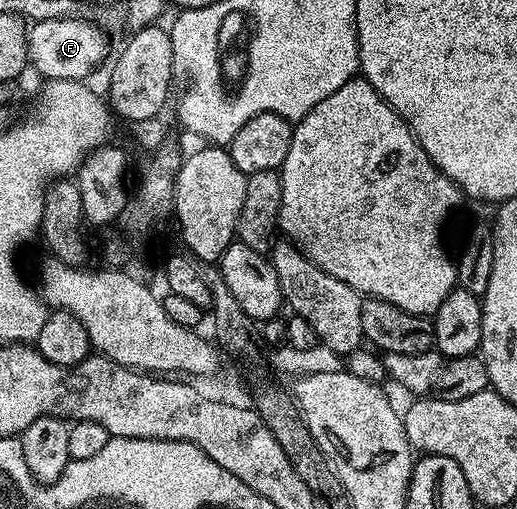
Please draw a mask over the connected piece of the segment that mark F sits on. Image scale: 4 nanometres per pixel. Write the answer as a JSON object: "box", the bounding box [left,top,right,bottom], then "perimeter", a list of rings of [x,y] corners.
{"box":[28,17,108,81],"perimeter":[[[79,17],[46,19],[35,22],[28,30],[28,59],[31,68],[41,73],[41,78],[57,81],[84,81],[104,61],[108,45],[104,33],[93,22]]]}

